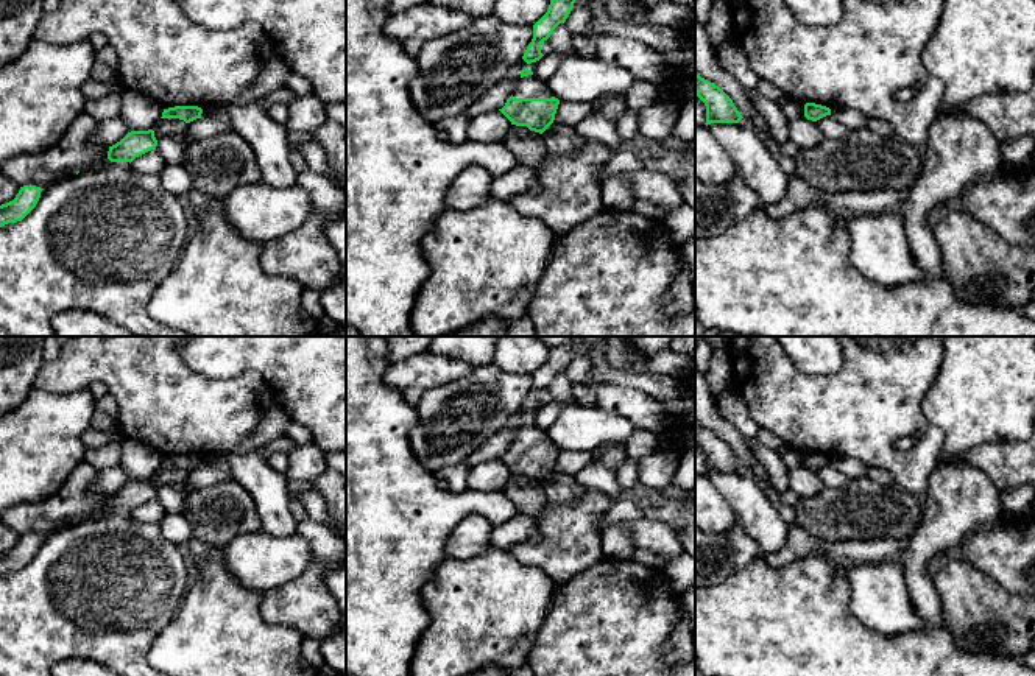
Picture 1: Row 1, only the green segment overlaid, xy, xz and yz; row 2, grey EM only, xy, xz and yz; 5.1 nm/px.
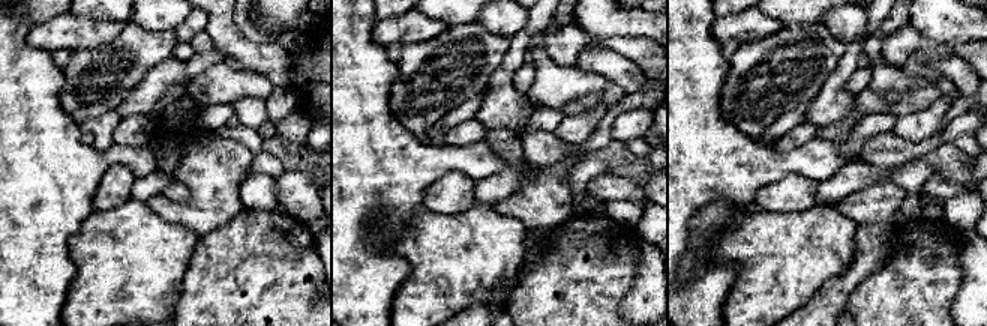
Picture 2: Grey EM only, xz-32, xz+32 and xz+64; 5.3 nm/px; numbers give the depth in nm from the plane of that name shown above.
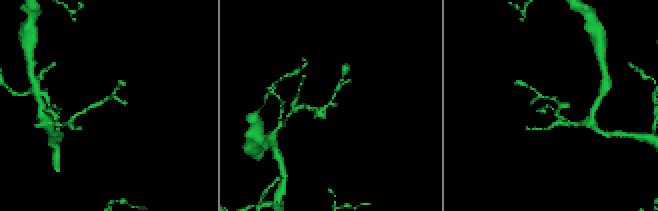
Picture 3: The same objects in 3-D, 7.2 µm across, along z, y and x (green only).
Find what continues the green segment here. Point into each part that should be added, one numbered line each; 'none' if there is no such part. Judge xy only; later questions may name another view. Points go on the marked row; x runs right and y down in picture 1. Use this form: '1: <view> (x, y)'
none

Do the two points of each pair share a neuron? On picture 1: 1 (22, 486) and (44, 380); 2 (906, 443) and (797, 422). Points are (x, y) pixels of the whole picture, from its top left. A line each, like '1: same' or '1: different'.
1: different
2: different

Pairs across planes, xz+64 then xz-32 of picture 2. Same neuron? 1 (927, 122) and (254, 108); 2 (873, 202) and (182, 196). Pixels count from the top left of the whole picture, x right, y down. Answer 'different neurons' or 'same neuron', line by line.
1: different neurons
2: different neurons

